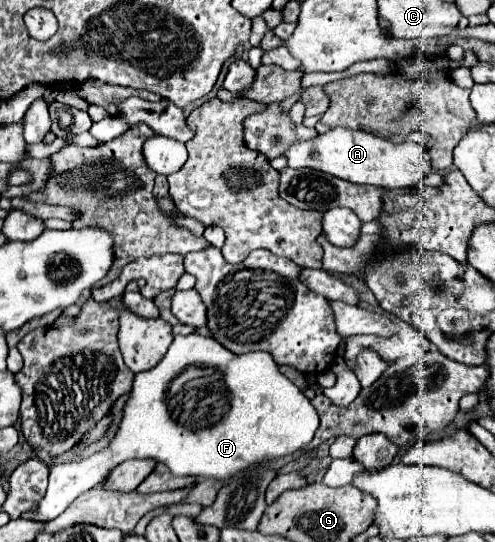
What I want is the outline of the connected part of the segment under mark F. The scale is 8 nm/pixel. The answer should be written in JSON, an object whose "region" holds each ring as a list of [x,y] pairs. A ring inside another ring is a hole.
{"region":[[[196,332],[190,336],[176,336],[170,350],[156,368],[152,368],[150,372],[136,374],[130,400],[124,408],[120,430],[112,440],[112,444],[100,454],[94,454],[90,458],[80,458],[68,464],[52,466],[46,496],[36,504],[36,508],[24,512],[22,518],[34,522],[54,520],[64,512],[64,508],[70,502],[74,502],[74,498],[98,486],[112,468],[116,468],[118,464],[130,458],[154,458],[166,464],[170,472],[176,476],[226,480],[232,478],[236,472],[248,468],[250,464],[262,460],[274,460],[302,450],[314,438],[316,428],[318,428],[318,414],[314,406],[300,392],[298,386],[294,386],[286,376],[280,374],[278,364],[266,352],[250,352],[238,356],[222,348],[222,344],[218,344],[214,338],[206,338]],[[180,374],[182,380],[176,382]]]}

